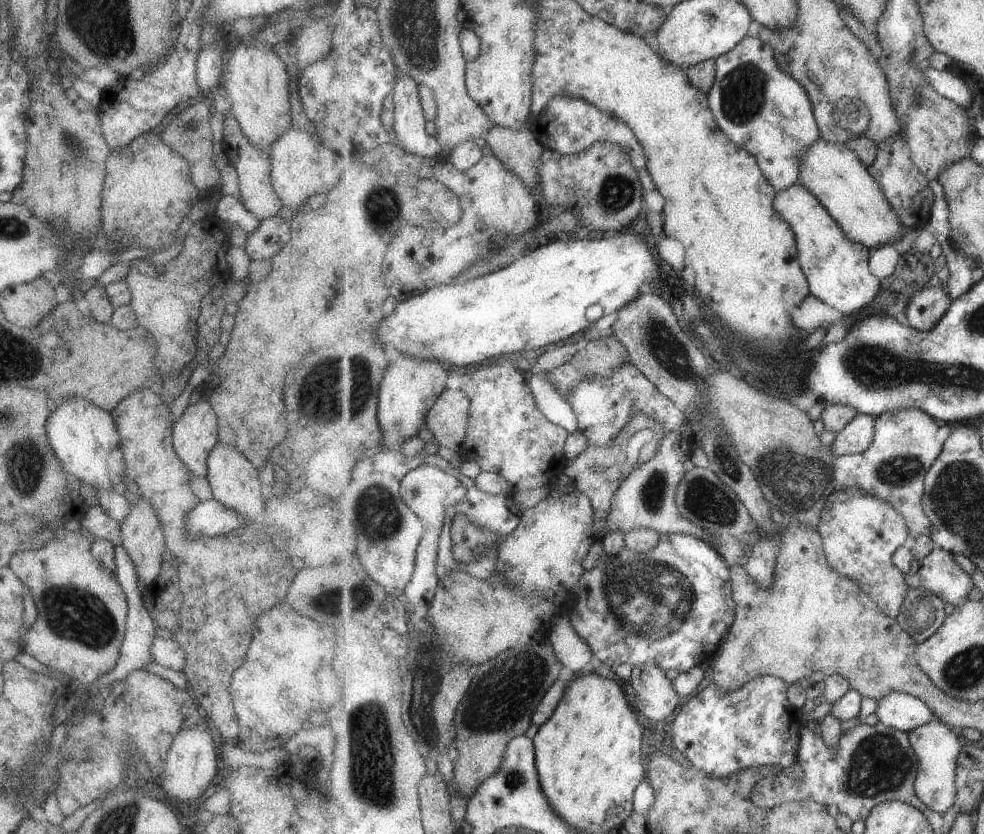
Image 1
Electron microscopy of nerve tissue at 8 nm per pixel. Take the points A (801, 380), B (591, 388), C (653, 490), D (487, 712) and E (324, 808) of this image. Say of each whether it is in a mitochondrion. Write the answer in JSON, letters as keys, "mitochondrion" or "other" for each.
{"A":"other","B":"other","C":"mitochondrion","D":"mitochondrion","E":"other"}

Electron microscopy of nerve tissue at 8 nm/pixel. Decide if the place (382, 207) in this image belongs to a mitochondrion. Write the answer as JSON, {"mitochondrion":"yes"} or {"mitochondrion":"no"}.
{"mitochondrion":"yes"}

